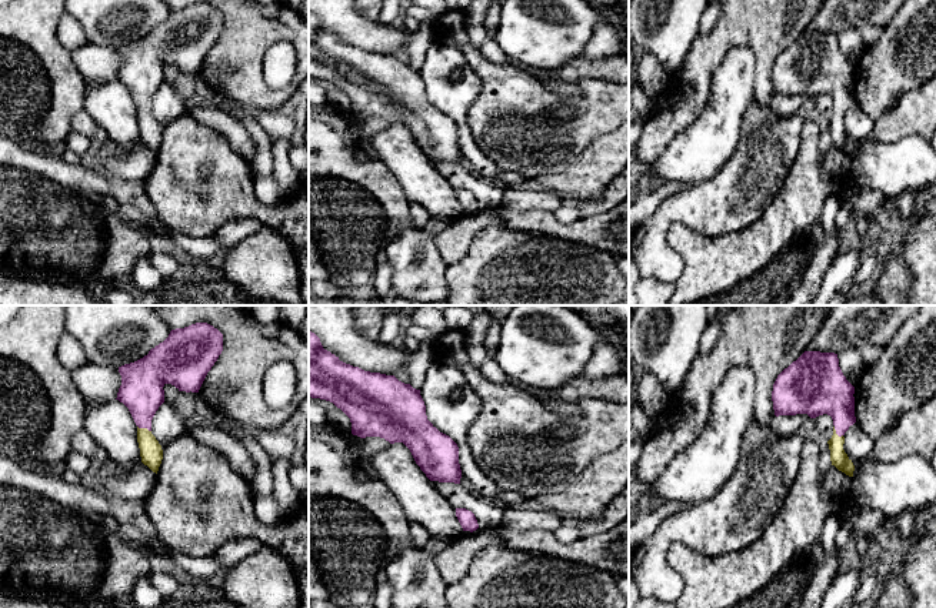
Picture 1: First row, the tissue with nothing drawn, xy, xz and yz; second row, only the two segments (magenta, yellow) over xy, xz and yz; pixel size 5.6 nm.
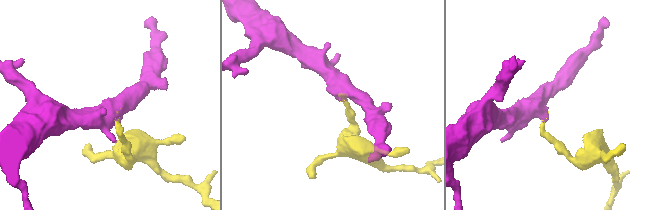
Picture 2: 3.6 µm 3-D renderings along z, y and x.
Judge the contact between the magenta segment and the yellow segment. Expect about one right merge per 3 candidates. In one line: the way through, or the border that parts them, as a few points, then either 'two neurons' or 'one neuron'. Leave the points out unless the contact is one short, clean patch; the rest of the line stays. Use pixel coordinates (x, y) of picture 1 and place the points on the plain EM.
runs through xy (142, 72), (145, 107), (145, 119), (150, 132); one neuron

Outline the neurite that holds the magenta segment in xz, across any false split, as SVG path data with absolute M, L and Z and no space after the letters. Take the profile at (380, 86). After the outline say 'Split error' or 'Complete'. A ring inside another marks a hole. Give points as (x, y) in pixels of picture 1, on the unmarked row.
M309 10L309 77L333 83L352 103L352 114L360 118L380 117L390 124L403 123L430 161L460 164L459 127L440 113L426 96L420 70L394 56L364 51L339 40L324 30L320 19Z. Complete

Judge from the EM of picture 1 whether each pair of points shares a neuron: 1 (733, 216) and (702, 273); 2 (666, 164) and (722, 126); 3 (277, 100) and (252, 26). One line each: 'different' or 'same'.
1: different
2: same
3: same

